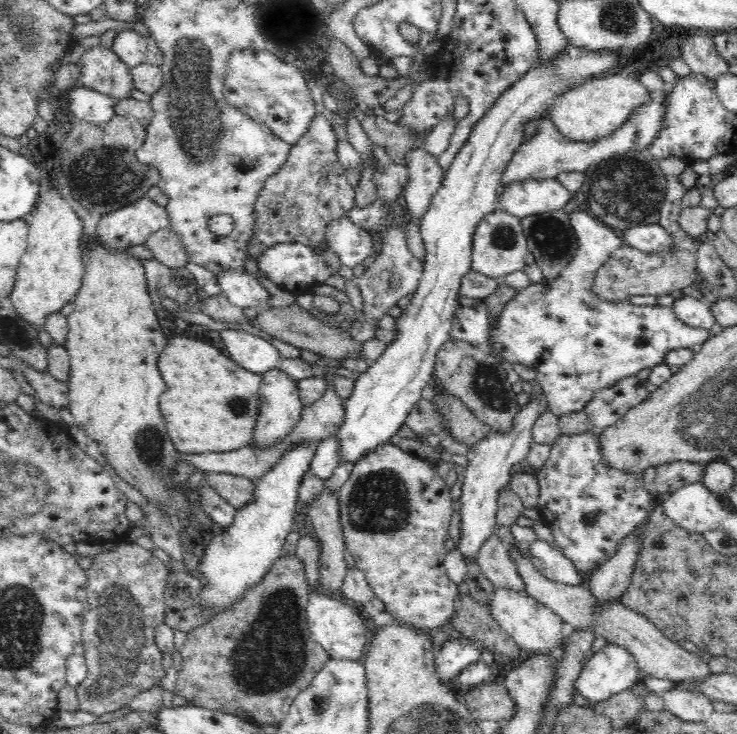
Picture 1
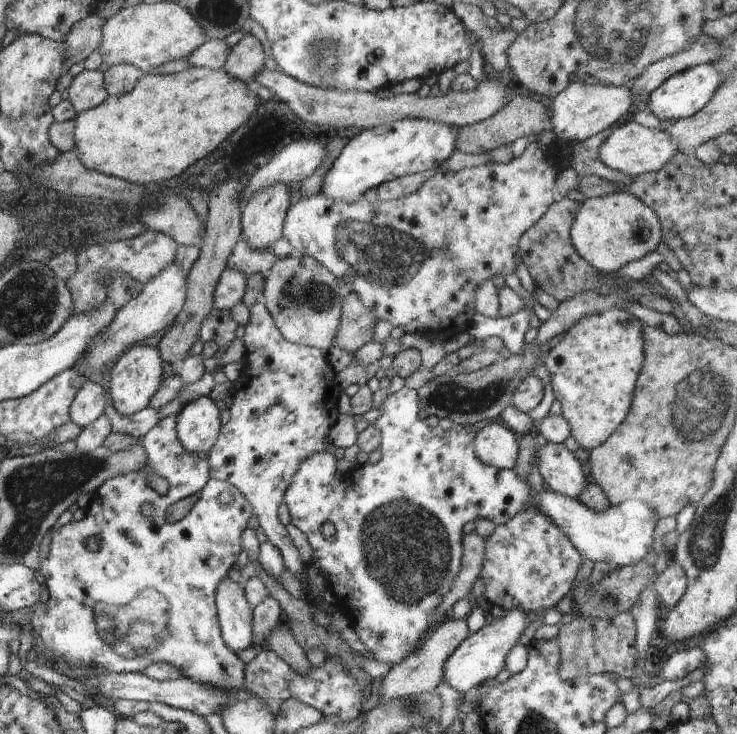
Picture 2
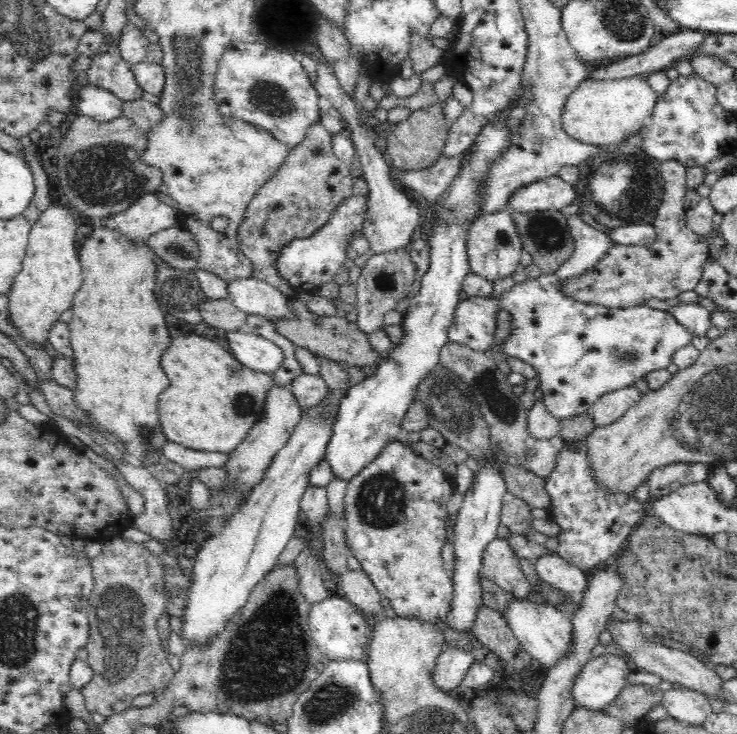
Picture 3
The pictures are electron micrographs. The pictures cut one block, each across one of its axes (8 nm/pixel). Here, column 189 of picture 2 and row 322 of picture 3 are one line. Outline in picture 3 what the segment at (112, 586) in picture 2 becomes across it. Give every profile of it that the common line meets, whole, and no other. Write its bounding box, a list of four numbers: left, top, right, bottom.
[450,214,698,420]

